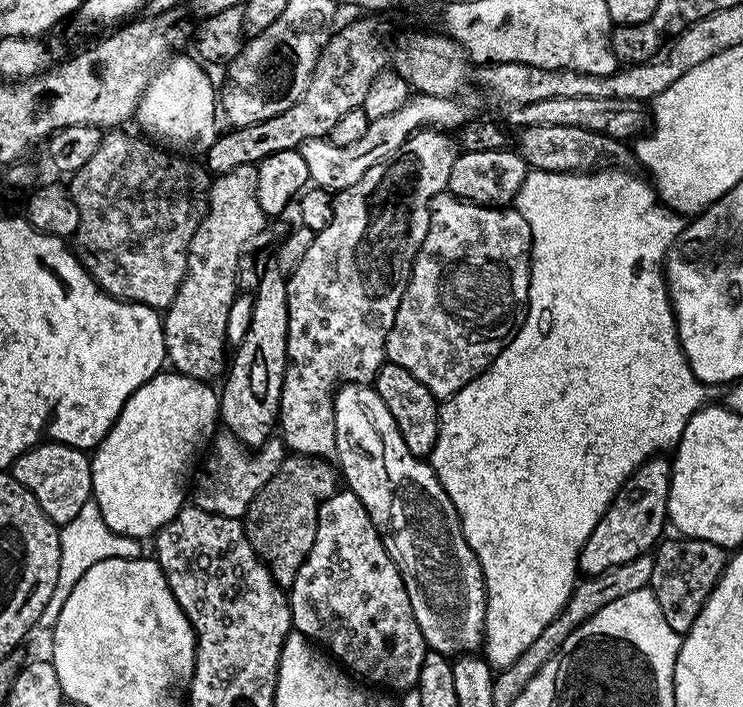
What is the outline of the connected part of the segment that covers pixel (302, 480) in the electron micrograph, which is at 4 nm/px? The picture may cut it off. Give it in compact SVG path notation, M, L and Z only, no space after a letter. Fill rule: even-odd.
M285 455L282 466L274 474L274 478L270 478L270 482L266 482L266 486L262 486L262 490L258 490L258 494L254 494L250 506L244 511L242 523L246 538L252 549L256 551L256 557L270 570L274 582L279 588L291 589L294 578L298 578L298 570L302 570L302 562L306 562L306 558L310 554L310 546L314 546L320 505L331 498L333 492L337 491L337 469L333 465L331 468L328 464L331 463L327 459L315 456Z

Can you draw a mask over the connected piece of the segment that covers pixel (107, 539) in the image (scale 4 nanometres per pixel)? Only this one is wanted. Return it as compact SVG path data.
M91 500L82 506L81 510L78 510L77 517L60 528L58 581L54 584L54 591L46 602L45 609L39 615L37 629L50 632L55 628L58 615L61 614L71 591L90 567L106 560L139 559L142 552L141 544L143 543L137 537L118 535L110 530L95 501Z

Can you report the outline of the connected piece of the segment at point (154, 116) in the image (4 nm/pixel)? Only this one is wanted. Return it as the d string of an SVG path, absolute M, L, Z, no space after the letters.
M179 56L169 59L146 86L134 120L140 123L139 131L145 137L180 144L179 151L184 154L204 154L210 146L214 146L218 135L218 88L212 85L209 69L199 59Z

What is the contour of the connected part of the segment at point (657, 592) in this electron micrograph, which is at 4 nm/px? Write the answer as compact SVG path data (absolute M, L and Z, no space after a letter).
M665 539L655 549L652 556L654 574L650 587L654 598L658 598L658 606L662 606L662 614L666 617L670 630L686 634L694 626L698 614L702 614L702 606L706 606L714 586L720 581L726 563L726 552L714 542L675 539Z

